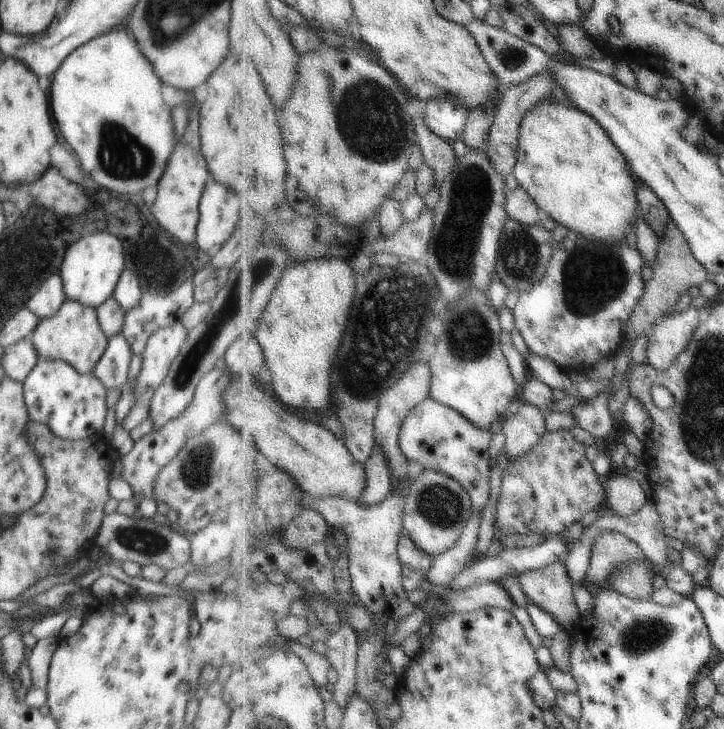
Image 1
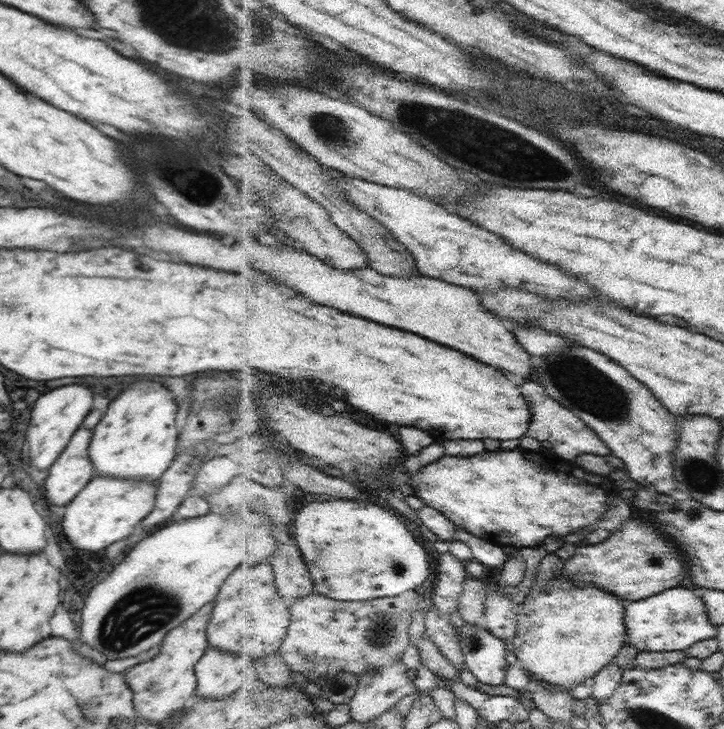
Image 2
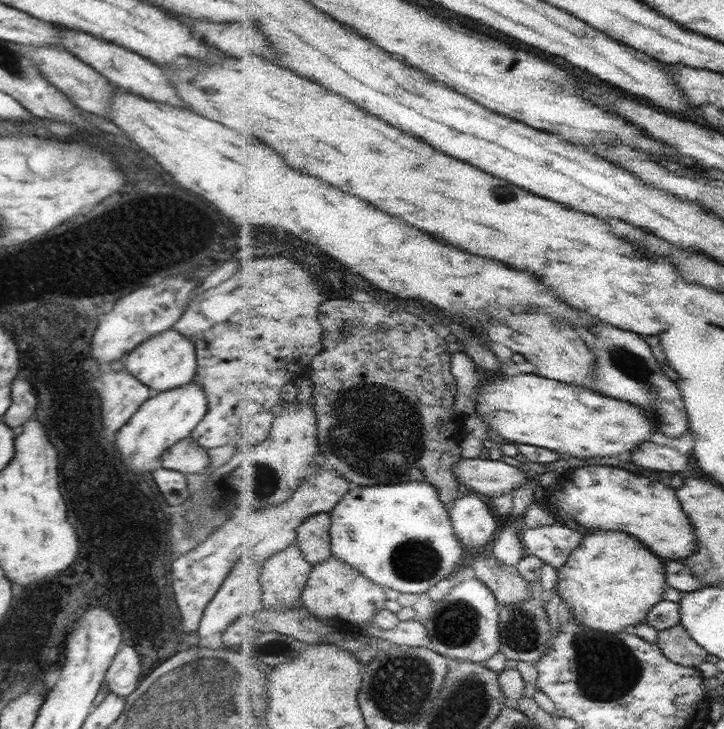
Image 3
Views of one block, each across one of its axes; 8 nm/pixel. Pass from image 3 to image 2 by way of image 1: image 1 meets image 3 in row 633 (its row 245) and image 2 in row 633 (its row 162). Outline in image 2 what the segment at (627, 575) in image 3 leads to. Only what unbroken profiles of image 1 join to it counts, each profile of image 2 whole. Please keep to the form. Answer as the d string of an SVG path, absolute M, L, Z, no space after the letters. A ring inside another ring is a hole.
M557 575L545 588L539 588L534 600L520 606L519 614L519 631L513 649L519 659L518 664L526 668L530 676L572 692L576 686L583 685L584 680L594 679L602 669L616 661L626 642L629 643L626 600L598 586L578 586L572 580L558 578Z

